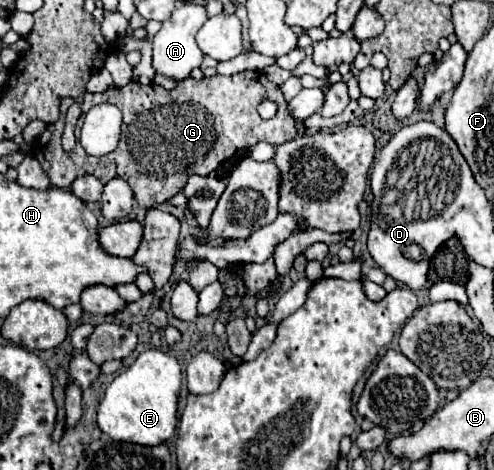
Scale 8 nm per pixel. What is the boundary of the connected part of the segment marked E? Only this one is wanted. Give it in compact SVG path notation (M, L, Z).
M150 348L136 362L120 372L106 388L98 406L98 428L118 442L156 446L166 442L176 432L176 410L180 394L180 364L174 356Z

